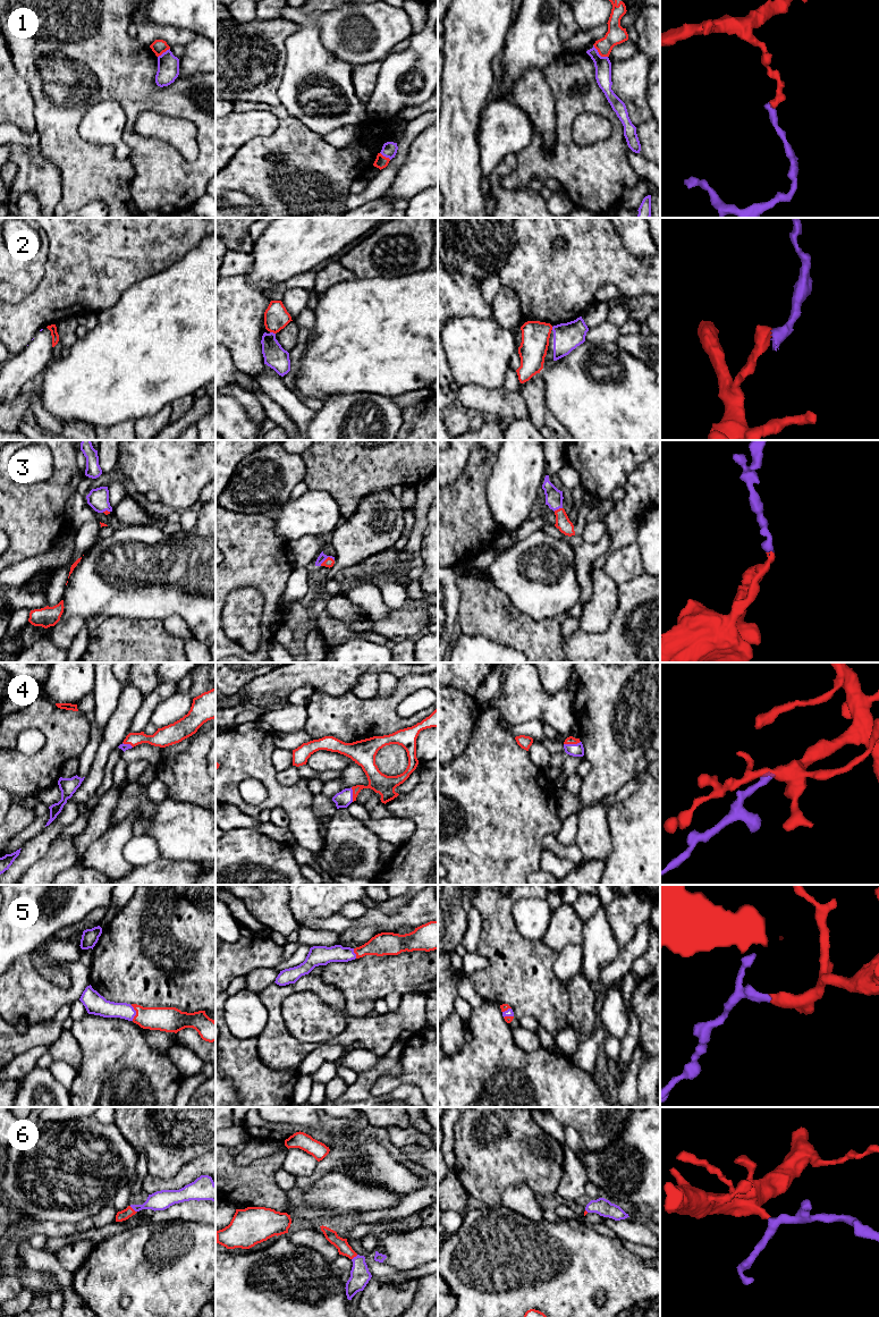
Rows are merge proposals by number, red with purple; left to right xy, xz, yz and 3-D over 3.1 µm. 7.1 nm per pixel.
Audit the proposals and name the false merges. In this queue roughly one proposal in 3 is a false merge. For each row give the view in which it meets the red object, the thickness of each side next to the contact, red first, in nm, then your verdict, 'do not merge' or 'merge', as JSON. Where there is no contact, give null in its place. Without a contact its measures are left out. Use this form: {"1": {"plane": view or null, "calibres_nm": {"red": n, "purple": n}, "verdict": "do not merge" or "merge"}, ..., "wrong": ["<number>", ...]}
{"1": {"plane": "yz", "calibres_nm": {"red": 140, "purple": 120}, "verdict": "do not merge"}, "2": {"plane": "xz", "calibres_nm": {"red": 180, "purple": 160}, "verdict": "do not merge"}, "3": {"plane": "xz", "calibres_nm": {"red": 70, "purple": 60}, "verdict": "merge"}, "4": {"plane": "yz", "calibres_nm": {"red": 60, "purple": 100}, "verdict": "merge"}, "5": {"plane": "xy", "calibres_nm": {"red": 180, "purple": 120}, "verdict": "merge"}, "6": {"plane": "xy", "calibres_nm": {"red": 70, "purple": 140}, "verdict": "merge"}, "wrong": ["1", "2"]}

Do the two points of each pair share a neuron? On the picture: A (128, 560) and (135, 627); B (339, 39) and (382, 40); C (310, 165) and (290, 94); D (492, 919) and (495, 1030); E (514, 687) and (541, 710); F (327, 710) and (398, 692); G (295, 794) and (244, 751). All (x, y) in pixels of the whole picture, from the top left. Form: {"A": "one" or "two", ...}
{"A": "two", "B": "one", "C": "two", "D": "two", "E": "one", "F": "one", "G": "one"}

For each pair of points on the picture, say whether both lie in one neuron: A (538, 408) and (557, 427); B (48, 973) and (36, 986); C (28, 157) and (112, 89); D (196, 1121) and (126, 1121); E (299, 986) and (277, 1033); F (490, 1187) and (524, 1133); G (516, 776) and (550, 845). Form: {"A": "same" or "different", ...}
{"A": "different", "B": "different", "C": "different", "D": "same", "E": "same", "F": "same", "G": "different"}

